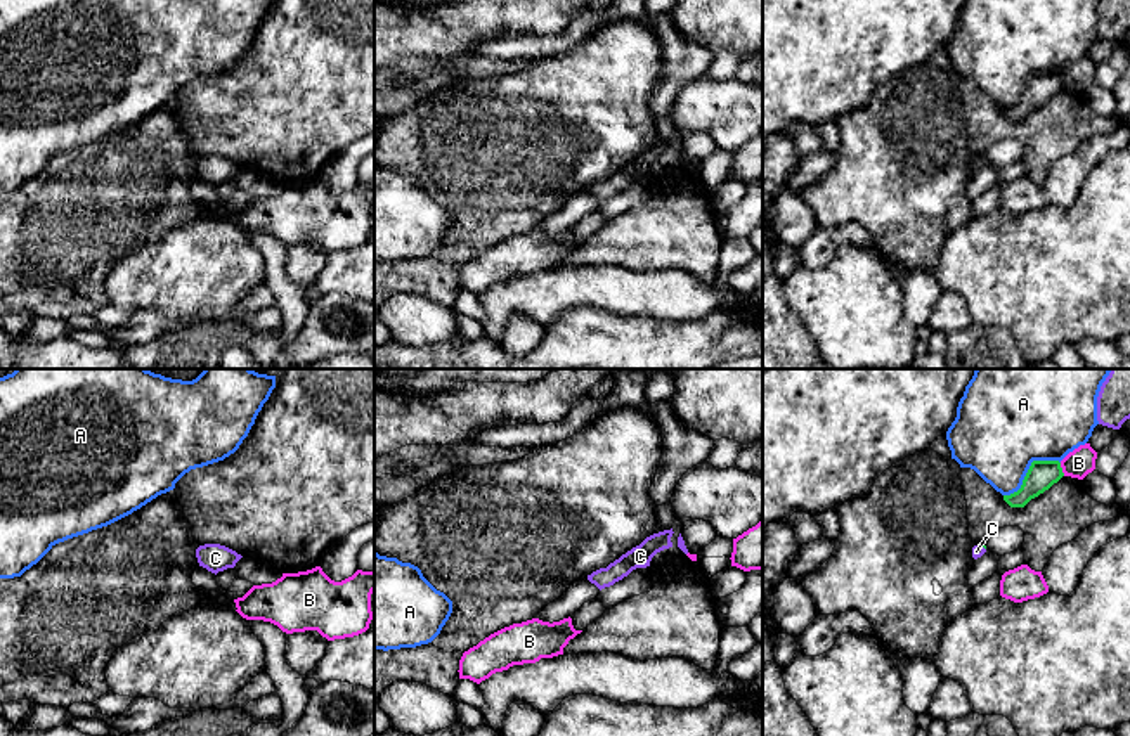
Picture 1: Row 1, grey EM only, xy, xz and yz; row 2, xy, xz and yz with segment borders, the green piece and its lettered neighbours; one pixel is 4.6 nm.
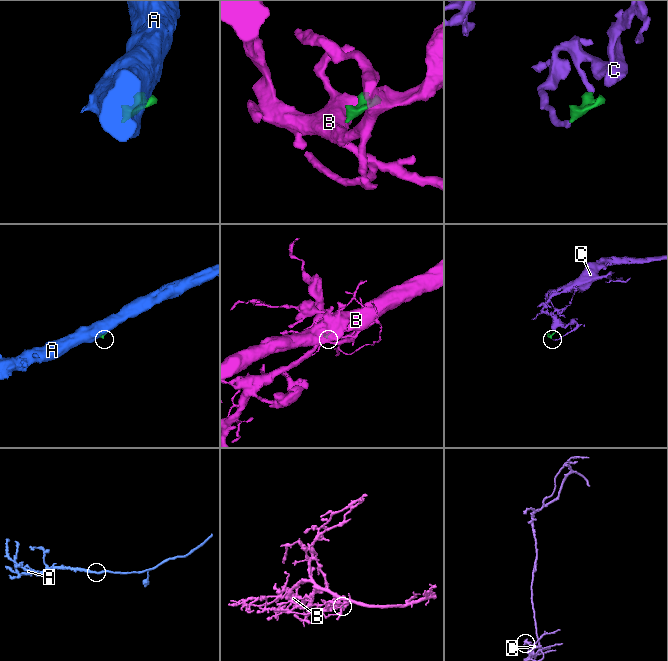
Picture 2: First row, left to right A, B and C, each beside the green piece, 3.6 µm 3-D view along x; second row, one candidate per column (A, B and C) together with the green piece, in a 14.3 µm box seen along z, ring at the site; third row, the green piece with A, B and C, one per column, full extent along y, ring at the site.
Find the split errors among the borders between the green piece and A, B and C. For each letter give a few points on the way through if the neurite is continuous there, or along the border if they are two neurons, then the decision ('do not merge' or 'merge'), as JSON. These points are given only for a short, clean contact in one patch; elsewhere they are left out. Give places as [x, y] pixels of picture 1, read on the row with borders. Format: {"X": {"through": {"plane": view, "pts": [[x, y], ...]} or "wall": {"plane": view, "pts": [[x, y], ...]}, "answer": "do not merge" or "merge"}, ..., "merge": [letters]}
{"A": {"answer": "do not merge"}, "B": {"wall": {"plane": "yz", "pts": [[1059, 463], [1065, 475]]}, "answer": "do not merge"}, "C": {"through": {"plane": "yz", "pts": [[980, 544], [981, 546], [976, 551]]}, "answer": "merge"}, "merge": ["C"]}

